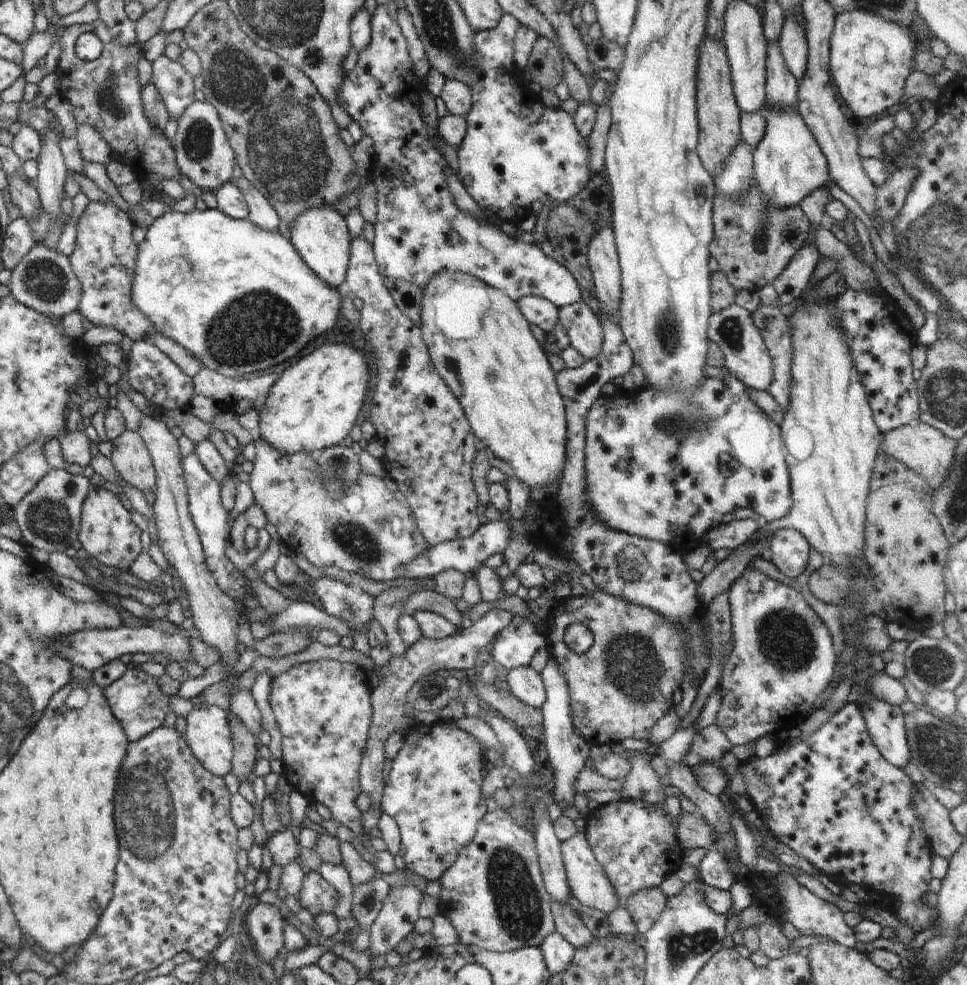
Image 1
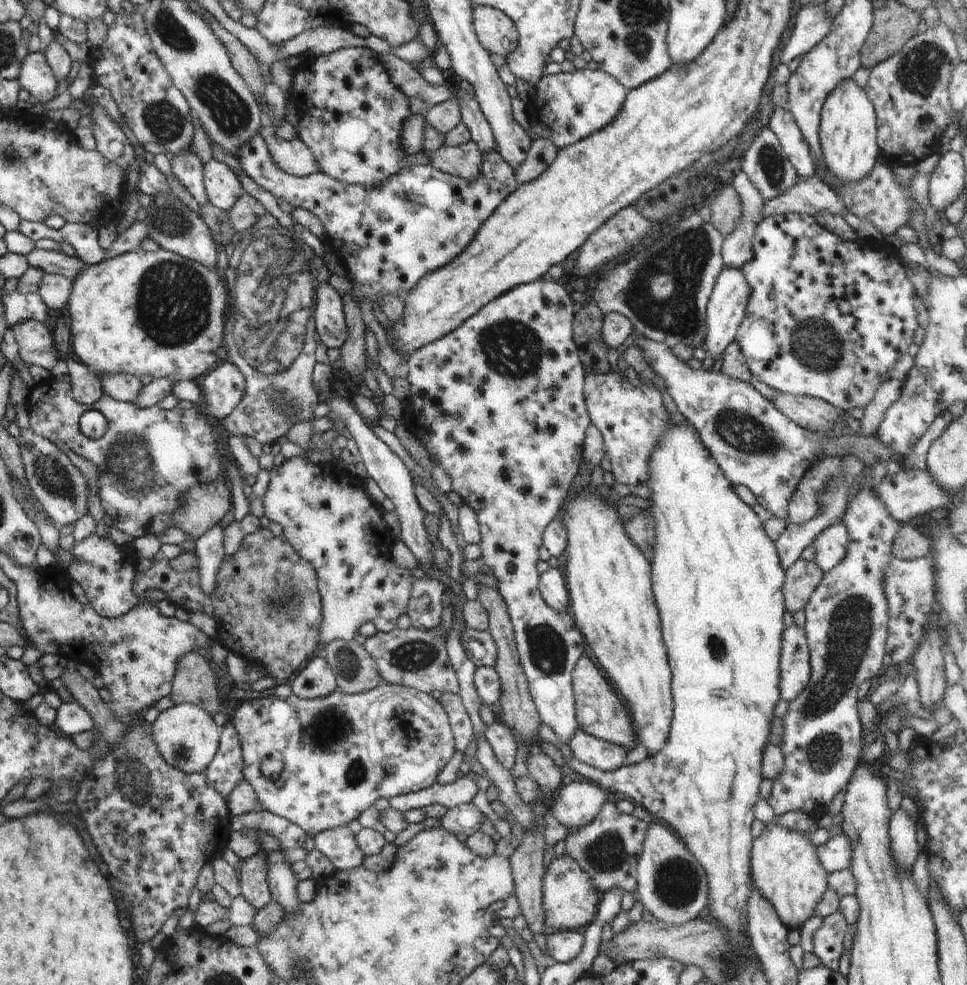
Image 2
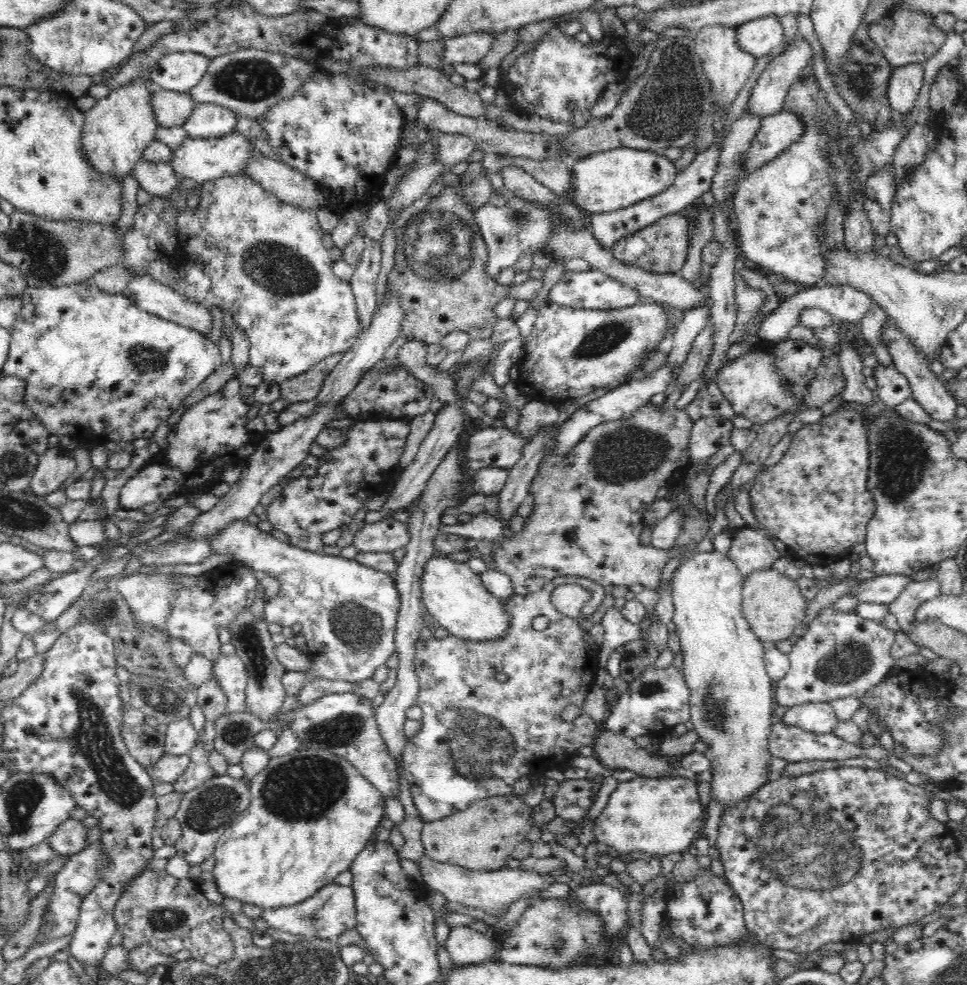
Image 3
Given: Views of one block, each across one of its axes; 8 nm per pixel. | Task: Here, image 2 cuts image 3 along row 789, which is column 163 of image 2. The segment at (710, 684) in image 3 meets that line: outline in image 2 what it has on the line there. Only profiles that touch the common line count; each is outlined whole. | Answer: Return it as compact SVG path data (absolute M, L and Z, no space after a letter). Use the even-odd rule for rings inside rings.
M190 703L177 704L160 713L156 721L150 724L150 736L166 764L184 774L203 773L208 768L218 752L222 731L212 717L202 707Z

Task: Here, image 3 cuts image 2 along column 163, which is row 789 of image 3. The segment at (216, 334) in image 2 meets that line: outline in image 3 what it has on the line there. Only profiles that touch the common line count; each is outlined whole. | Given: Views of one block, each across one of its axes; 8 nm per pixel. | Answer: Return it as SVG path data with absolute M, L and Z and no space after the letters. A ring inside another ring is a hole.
M296 749L290 754L278 758L271 758L268 766L251 778L249 789L251 793L250 805L248 808L236 816L236 820L226 828L226 832L216 841L214 849L215 866L212 870L214 882L218 891L225 898L230 896L242 902L242 904L254 904L264 909L290 906L298 904L306 898L310 898L317 890L323 886L334 883L338 874L349 870L352 861L356 855L372 840L372 835L376 828L380 826L380 820L385 817L385 800L384 796L377 788L365 777L360 771L348 760L341 756L332 754L328 750L316 752L314 749Z

